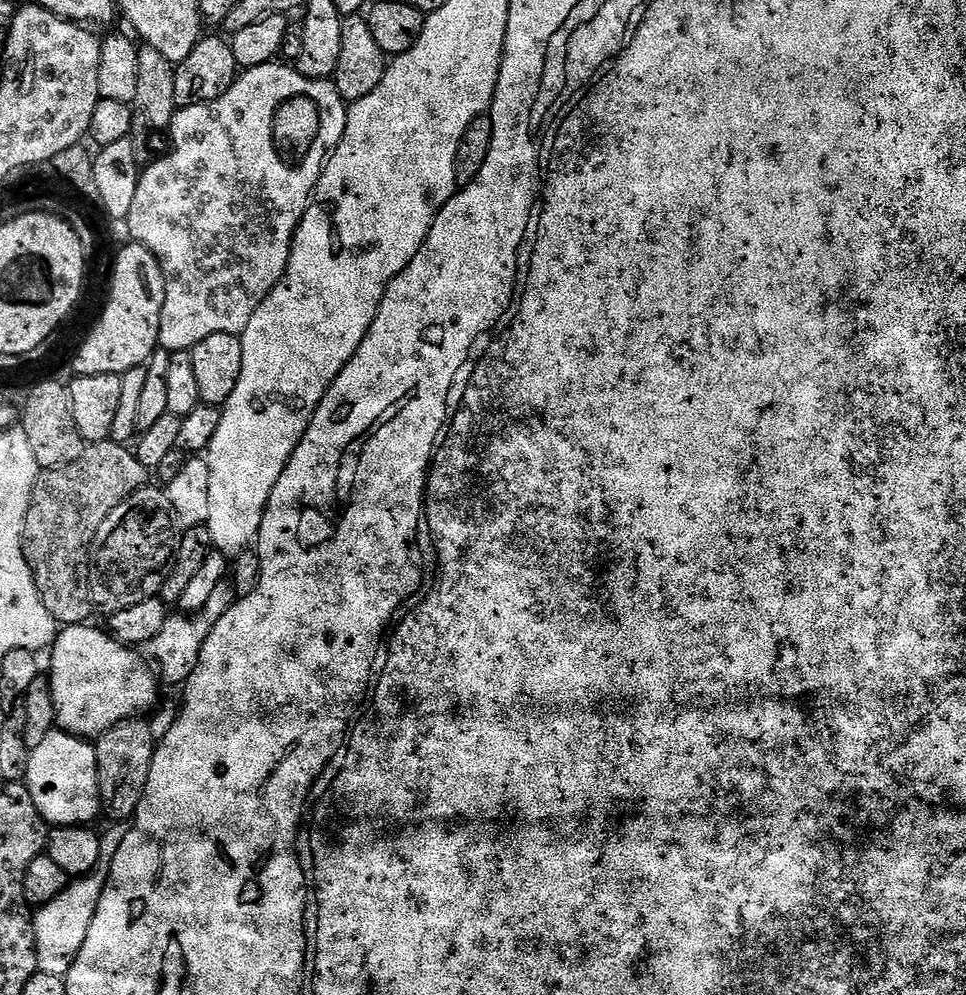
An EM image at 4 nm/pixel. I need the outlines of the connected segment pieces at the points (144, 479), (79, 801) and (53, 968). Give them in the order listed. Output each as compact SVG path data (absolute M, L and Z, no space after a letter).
M111 438L97 444L88 444L78 462L41 471L37 476L30 498L30 510L24 523L24 557L32 571L36 589L40 591L40 601L46 606L46 610L50 610L57 625L83 624L93 619L92 581L88 578L92 543L102 522L110 518L110 510L126 502L130 494L145 487L149 483L148 476L149 469L138 462L135 451L131 447L114 443Z
M53 730L42 741L42 746L31 749L28 757L26 783L34 806L49 825L93 823L96 815L101 815L100 779L95 747L87 739L71 732Z
M116 822L113 828L103 829L100 841L102 854L98 858L98 866L90 876L82 876L71 881L70 887L54 902L43 904L35 909L34 923L36 925L36 953L38 954L38 969L46 974L67 977L70 966L78 958L78 950L82 950L82 942L86 942L86 934L90 934L90 922L94 922L94 914L98 910L98 902L102 898L102 890L108 881L110 866L118 855L122 842L126 842L129 825Z

